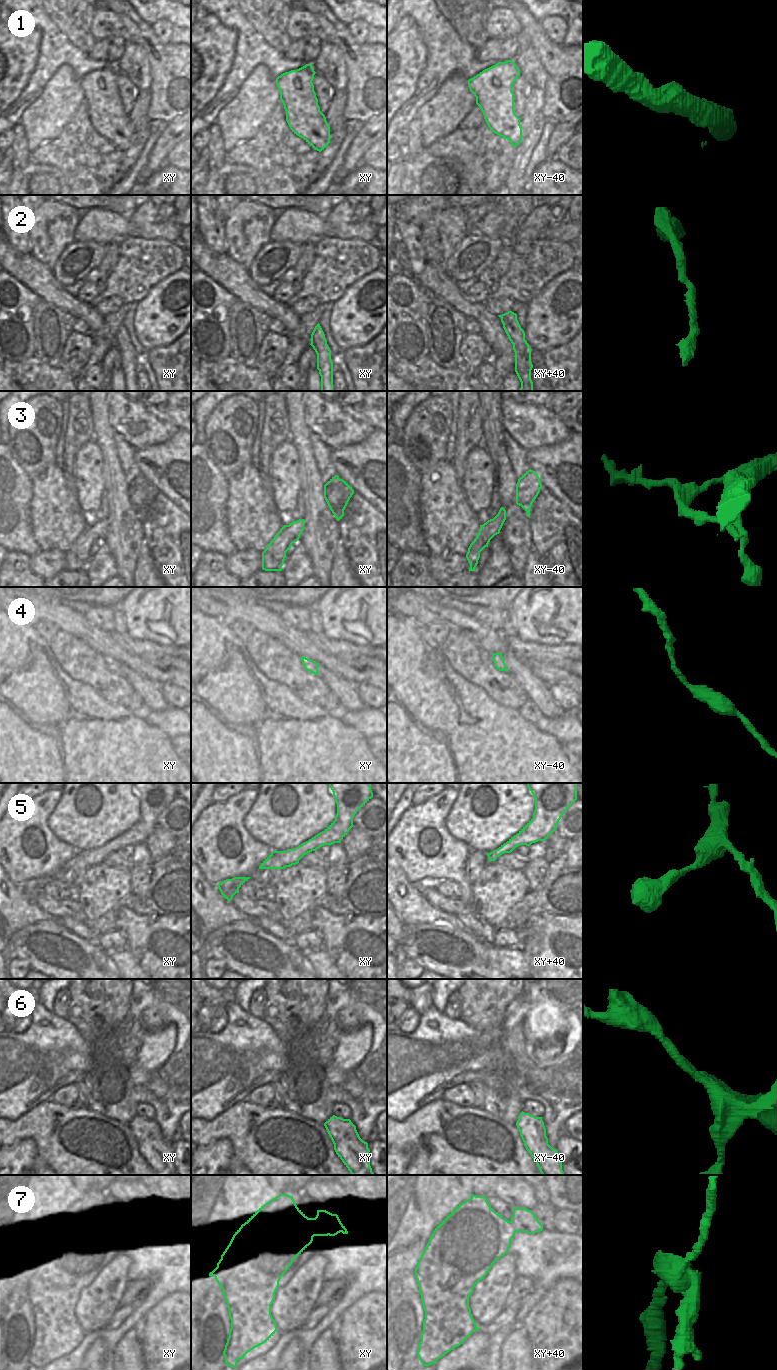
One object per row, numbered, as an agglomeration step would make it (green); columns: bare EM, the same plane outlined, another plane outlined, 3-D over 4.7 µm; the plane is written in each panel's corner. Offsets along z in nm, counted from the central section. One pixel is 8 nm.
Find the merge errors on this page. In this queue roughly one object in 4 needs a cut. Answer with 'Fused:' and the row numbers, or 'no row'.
Fused: 3, 6, 7.

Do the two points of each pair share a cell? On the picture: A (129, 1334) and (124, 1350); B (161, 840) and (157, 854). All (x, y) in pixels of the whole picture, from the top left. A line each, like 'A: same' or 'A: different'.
A: same
B: same

